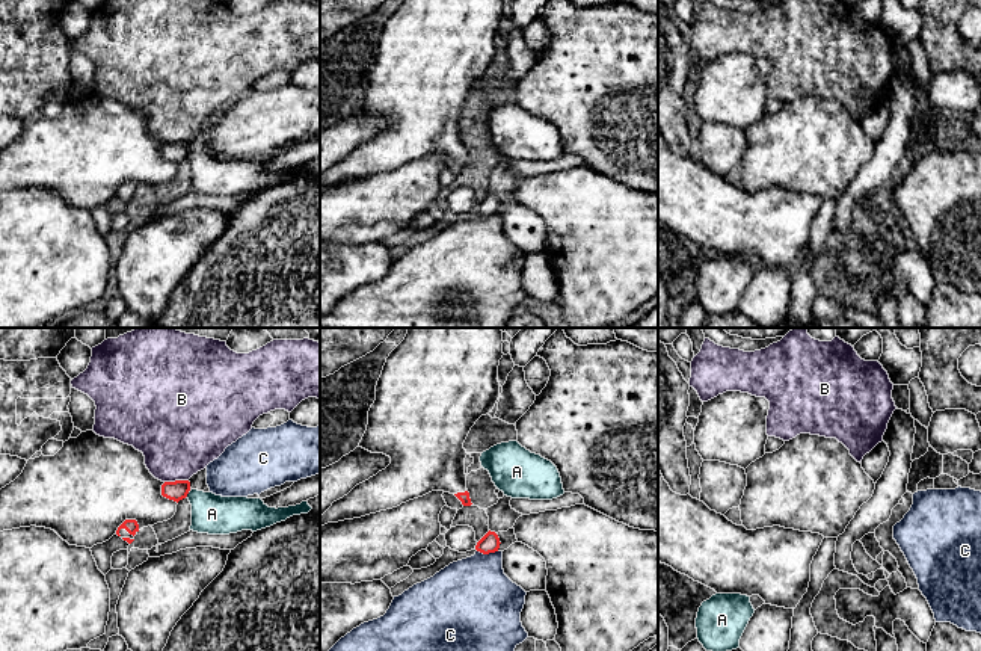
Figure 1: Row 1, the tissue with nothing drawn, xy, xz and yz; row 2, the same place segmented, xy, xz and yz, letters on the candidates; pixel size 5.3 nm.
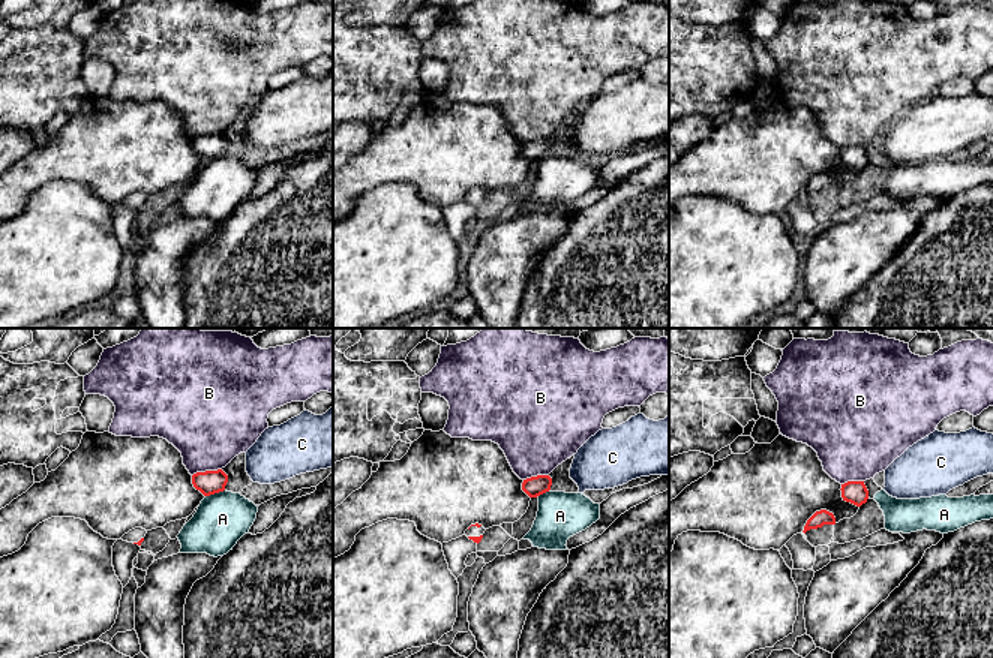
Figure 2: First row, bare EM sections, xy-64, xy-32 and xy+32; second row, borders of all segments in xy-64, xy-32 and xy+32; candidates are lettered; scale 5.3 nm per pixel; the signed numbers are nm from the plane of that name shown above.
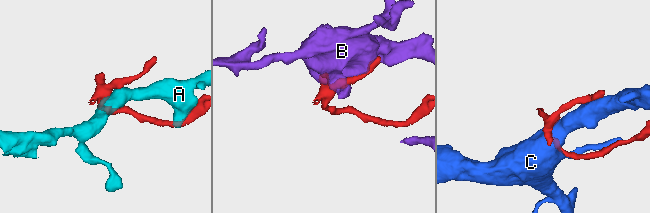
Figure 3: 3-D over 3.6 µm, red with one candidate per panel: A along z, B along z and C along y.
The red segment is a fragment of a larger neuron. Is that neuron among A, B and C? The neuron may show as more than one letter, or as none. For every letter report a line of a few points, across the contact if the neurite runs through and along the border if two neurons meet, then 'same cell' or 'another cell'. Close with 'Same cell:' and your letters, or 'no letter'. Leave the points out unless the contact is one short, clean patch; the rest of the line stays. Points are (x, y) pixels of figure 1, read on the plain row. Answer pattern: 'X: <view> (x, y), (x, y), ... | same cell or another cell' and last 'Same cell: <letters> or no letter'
A: another cell
B: another cell
C: another cell
Same cell: no letter

